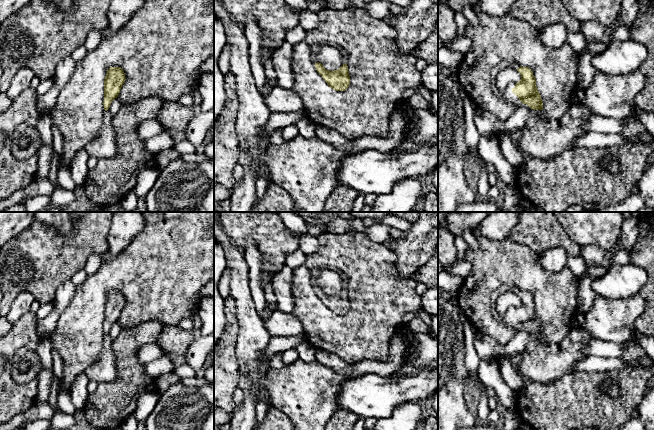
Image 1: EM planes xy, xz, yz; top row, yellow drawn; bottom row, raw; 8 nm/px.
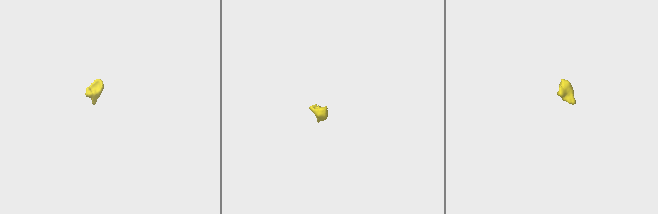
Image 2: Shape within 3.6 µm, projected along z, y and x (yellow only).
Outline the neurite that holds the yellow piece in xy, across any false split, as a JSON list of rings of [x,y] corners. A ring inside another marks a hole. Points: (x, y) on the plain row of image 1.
[[[110,291],[104,303],[104,341],[97,359],[84,371],[88,379],[97,383],[118,380],[112,339],[108,333],[111,326],[118,321],[125,306],[125,297],[120,291]]]

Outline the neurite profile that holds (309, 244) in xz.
[[[309,233],[301,235],[299,249],[306,256],[317,252],[319,249],[319,238]]]

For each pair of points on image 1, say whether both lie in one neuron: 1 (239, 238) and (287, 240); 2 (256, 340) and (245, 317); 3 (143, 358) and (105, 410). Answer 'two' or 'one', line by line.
1: one
2: one
3: two

